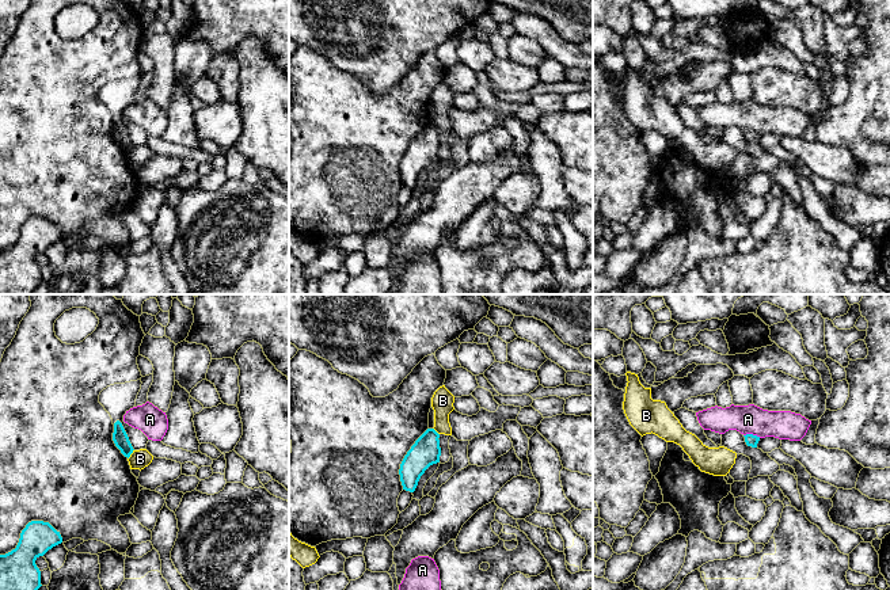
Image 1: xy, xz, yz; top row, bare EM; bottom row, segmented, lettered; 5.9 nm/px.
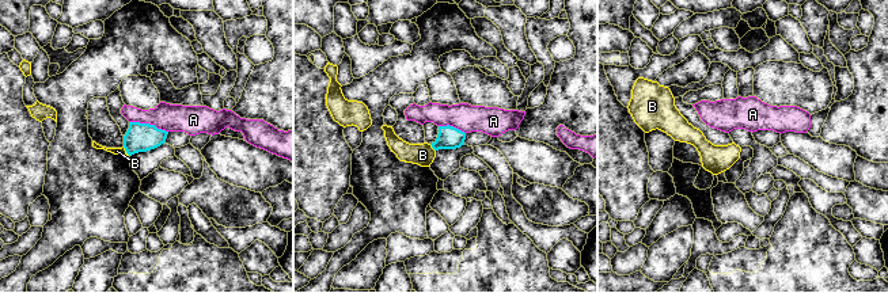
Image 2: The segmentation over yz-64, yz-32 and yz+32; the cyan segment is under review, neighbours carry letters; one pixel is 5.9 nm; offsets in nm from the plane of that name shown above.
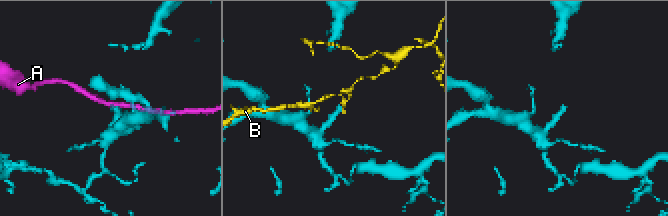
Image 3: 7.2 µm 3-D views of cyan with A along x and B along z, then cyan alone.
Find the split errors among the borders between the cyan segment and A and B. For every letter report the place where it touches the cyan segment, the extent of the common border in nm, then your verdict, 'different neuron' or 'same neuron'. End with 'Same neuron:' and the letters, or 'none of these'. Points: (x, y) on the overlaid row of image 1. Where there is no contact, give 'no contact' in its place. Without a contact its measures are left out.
A: yz (752, 434) | 110 nm | different neuron
B: xy (130, 453) | 70 nm | different neuron
Same neuron: none of these

